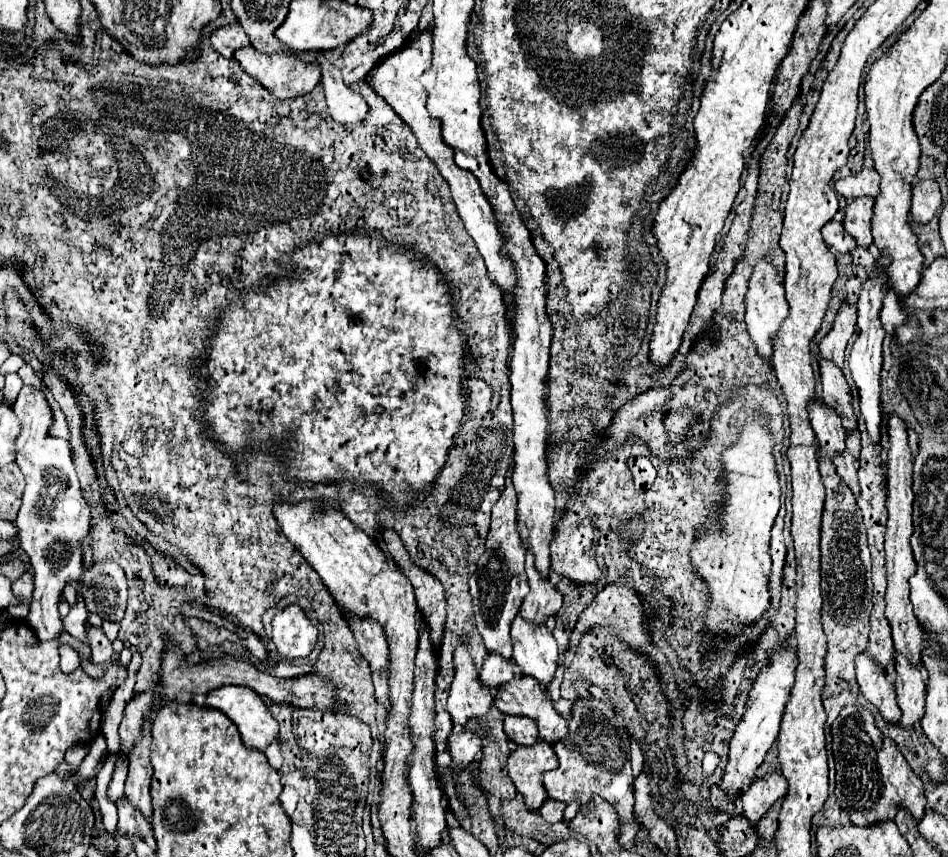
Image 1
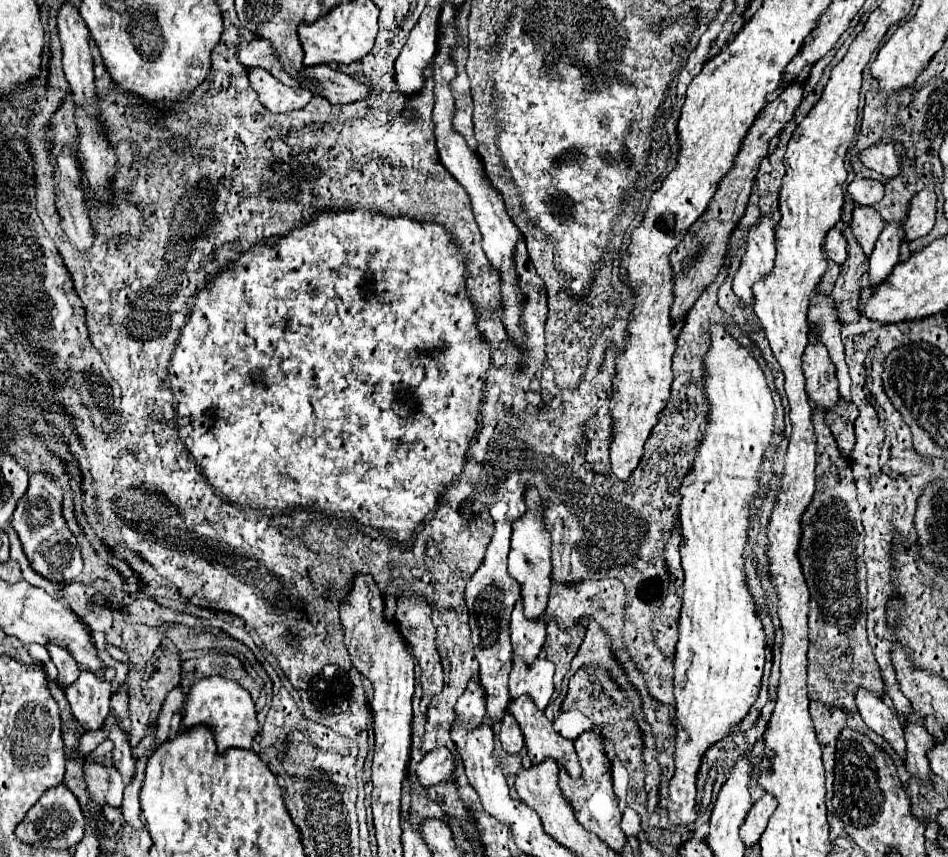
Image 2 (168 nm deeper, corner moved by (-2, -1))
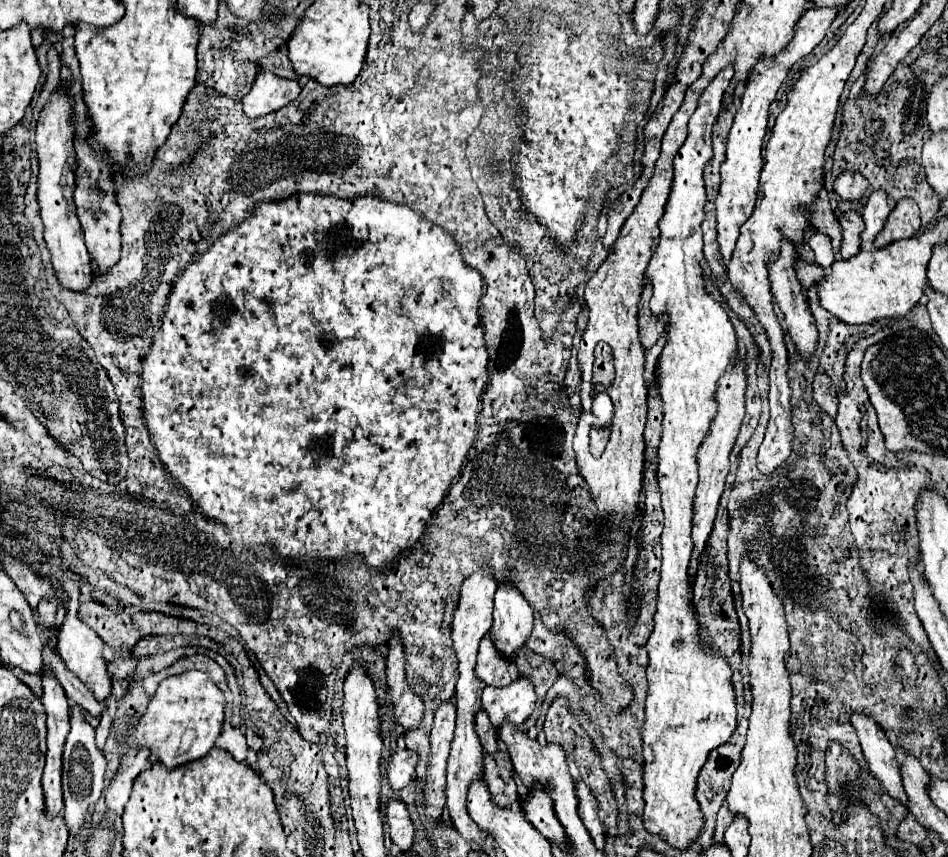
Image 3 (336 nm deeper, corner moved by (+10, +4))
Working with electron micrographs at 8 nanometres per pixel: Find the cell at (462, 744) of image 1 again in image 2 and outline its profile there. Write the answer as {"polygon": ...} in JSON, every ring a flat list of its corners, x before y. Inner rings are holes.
{"polygon":[[437,747,425,755,425,759,417,765,417,777,421,785,431,787,447,781,457,769,457,759,447,747]]}

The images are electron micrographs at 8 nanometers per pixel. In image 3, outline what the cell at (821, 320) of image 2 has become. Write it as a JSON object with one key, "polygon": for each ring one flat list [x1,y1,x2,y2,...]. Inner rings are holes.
{"polygon":[[797,258,795,260,795,272,797,272,797,276,799,276,799,282,801,282,801,286,807,290,809,286,813,286,815,282,819,282,821,278,823,278,823,274,825,274,825,270,819,266,819,264,809,264,809,262,805,262,803,258]]}

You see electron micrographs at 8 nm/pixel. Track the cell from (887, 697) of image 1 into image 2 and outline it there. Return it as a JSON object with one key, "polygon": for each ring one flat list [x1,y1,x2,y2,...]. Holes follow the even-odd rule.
{"polygon":[[859,689,855,693,857,709,863,717,863,721,879,735,883,735,891,747,905,759,905,737,903,737,903,725,897,715,883,703,881,697,877,697,869,689]]}

